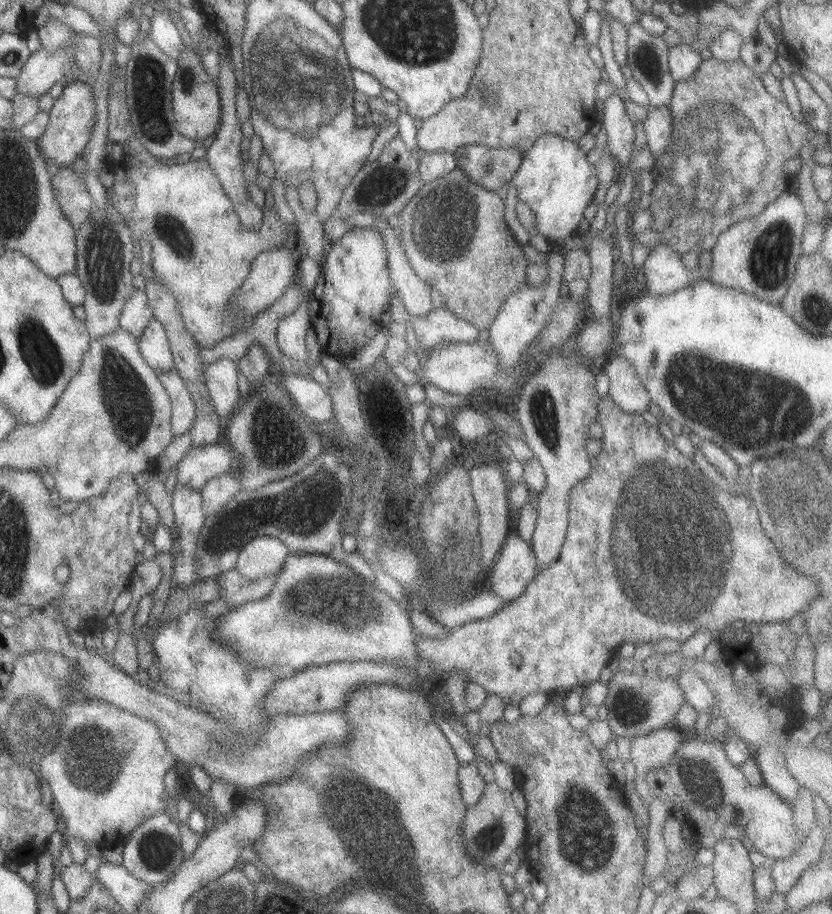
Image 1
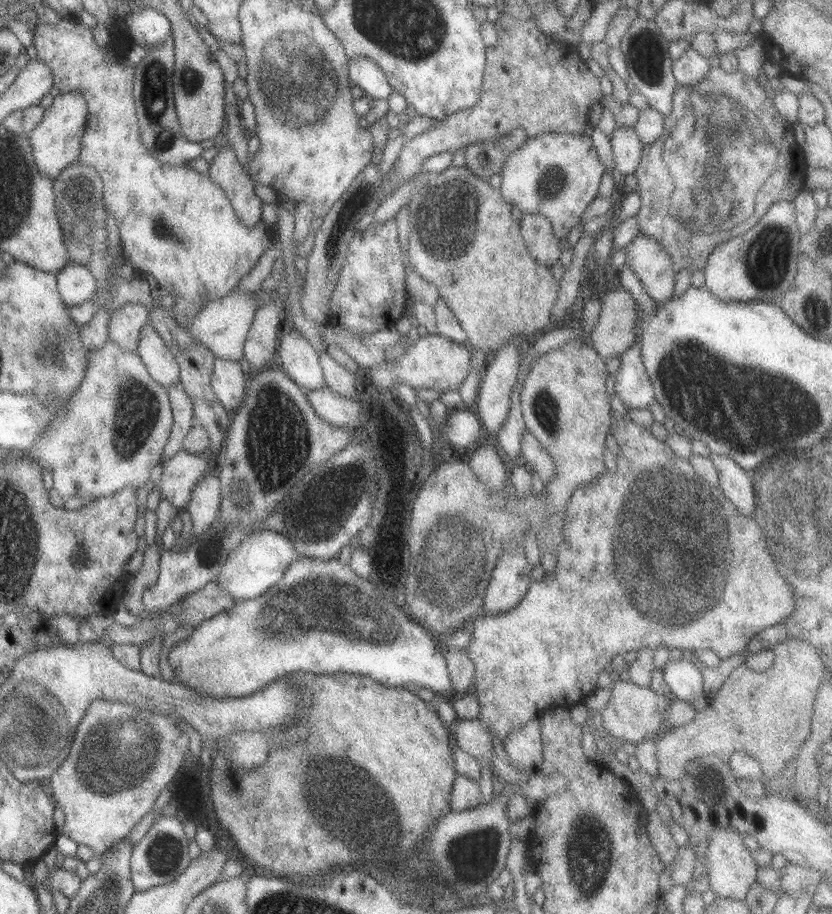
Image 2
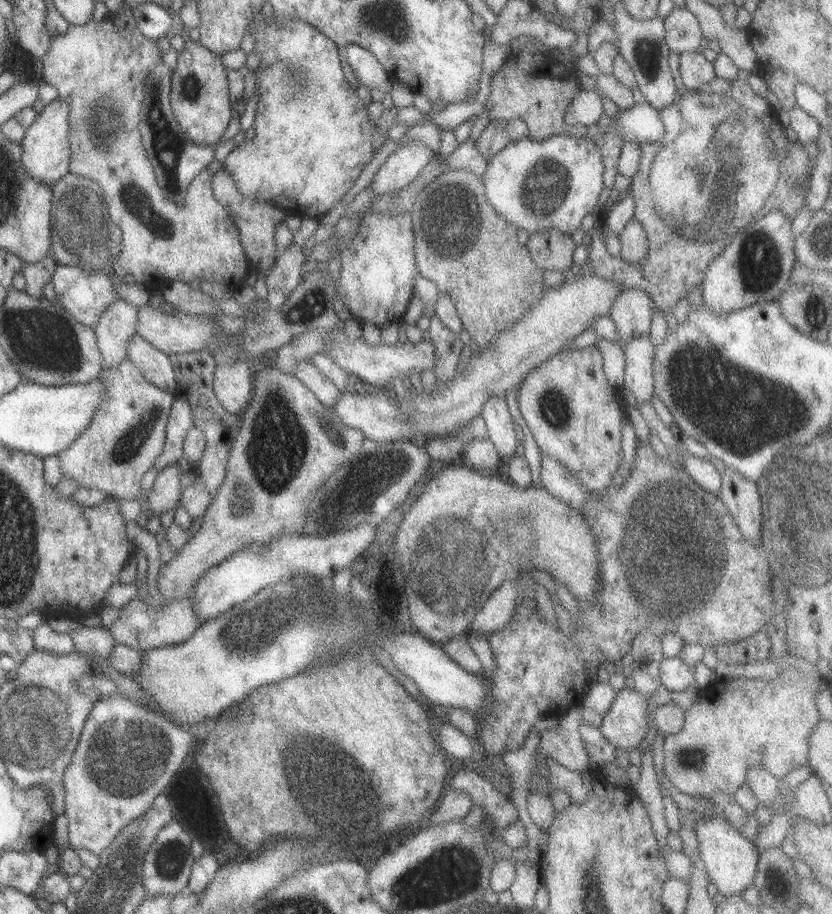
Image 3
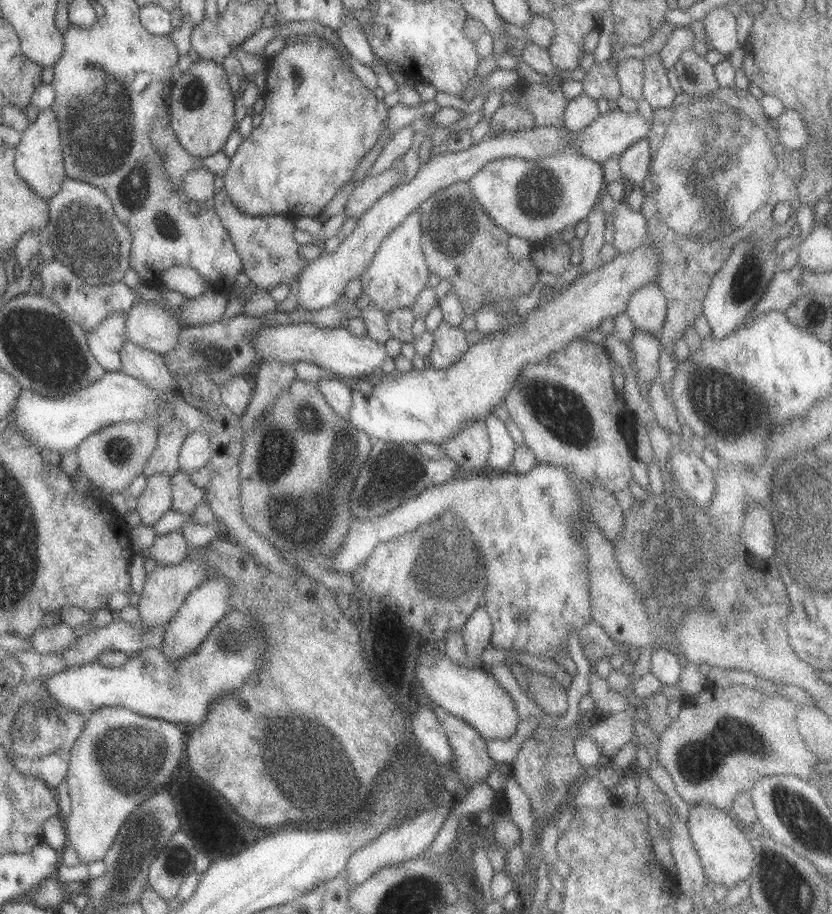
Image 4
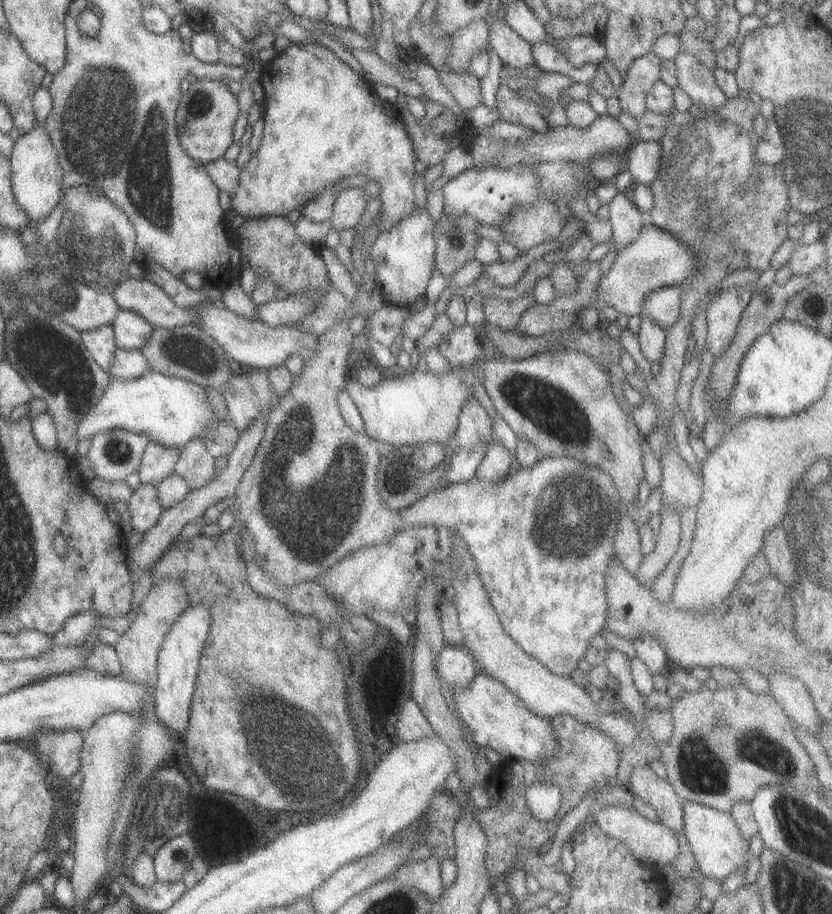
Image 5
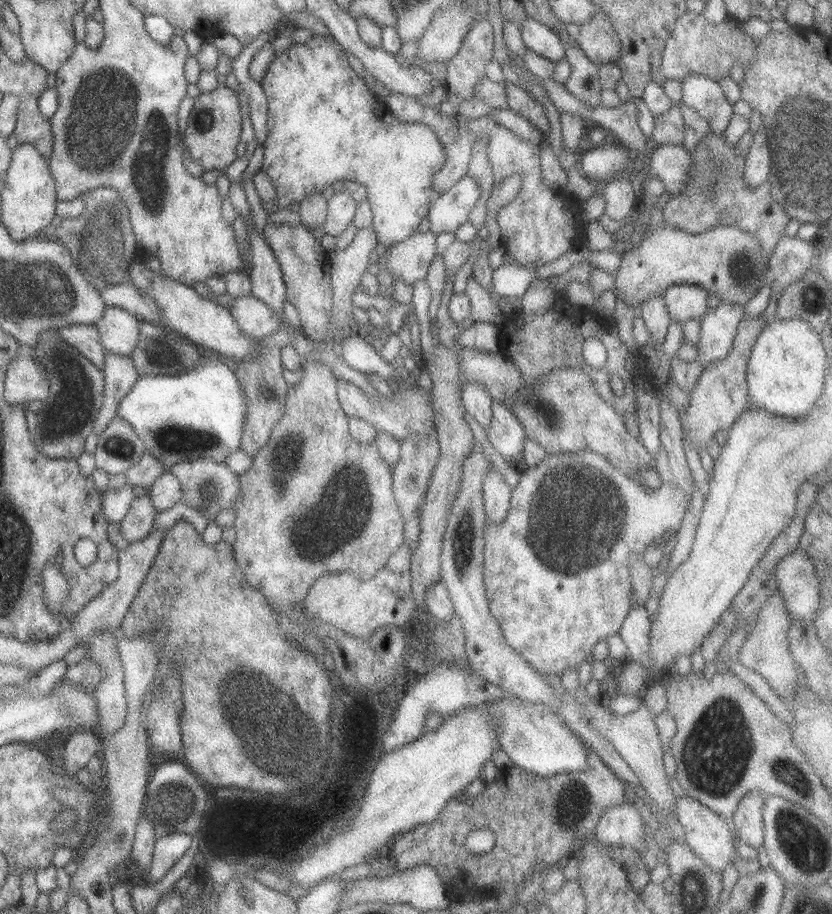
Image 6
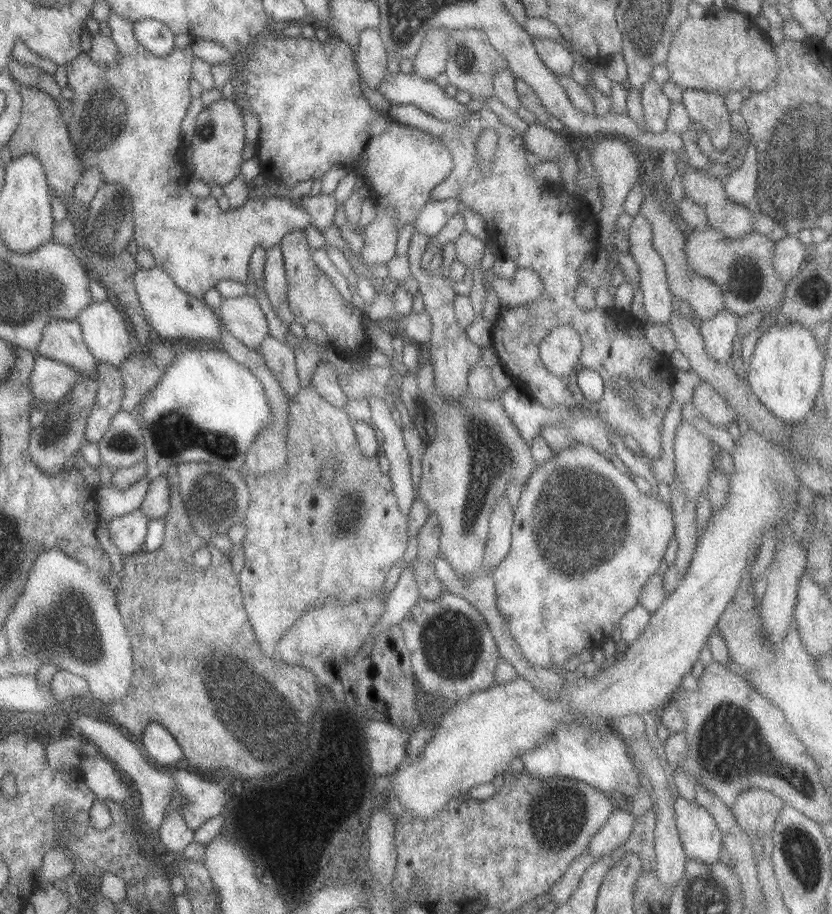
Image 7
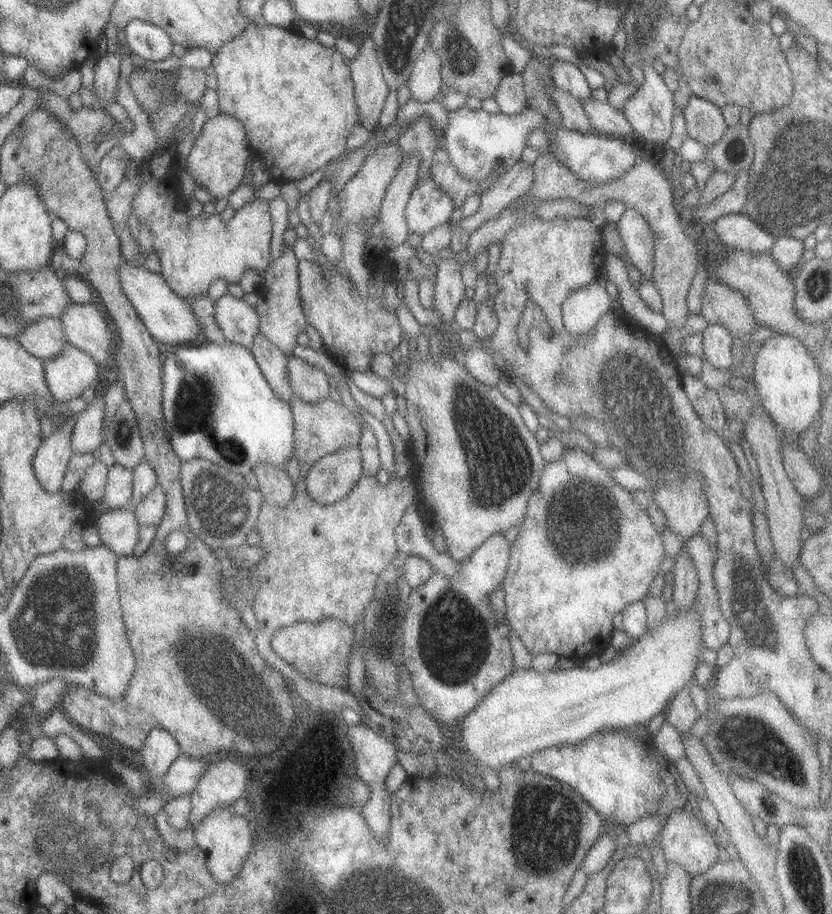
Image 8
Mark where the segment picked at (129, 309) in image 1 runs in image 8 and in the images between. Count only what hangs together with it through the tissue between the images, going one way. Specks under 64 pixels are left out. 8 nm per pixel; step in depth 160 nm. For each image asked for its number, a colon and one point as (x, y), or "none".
2: (124, 322)
3: (114, 328)
4: (103, 342)
5: (99, 343)
6: (84, 339)
7: (61, 340)
8: (43, 339)

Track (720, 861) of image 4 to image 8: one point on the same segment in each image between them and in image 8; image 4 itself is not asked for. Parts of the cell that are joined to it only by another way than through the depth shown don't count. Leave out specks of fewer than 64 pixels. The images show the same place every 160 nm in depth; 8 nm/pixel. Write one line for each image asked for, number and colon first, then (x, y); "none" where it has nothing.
5: (718, 849)
6: (710, 838)
7: (700, 839)
8: (684, 841)

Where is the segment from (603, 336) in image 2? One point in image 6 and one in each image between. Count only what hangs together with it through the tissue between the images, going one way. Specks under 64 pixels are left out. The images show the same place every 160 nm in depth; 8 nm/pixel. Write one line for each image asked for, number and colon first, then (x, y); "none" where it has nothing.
3: (631, 311)
4: (646, 307)
5: (662, 306)
6: (683, 301)

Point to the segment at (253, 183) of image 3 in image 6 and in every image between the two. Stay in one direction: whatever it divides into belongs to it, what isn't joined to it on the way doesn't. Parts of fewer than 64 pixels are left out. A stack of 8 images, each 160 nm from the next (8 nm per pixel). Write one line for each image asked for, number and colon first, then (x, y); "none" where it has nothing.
4: (318, 121)
5: (322, 122)
6: (308, 86)

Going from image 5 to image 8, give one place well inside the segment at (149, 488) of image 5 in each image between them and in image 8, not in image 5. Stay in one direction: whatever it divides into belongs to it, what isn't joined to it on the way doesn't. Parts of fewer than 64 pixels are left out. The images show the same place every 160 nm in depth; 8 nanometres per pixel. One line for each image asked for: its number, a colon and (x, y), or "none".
6: (136, 523)
7: (126, 532)
8: (117, 529)

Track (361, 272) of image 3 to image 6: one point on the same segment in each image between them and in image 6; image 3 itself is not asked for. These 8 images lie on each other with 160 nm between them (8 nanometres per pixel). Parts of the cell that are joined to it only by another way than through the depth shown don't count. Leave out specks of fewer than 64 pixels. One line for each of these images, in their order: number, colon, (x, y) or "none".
4: (396, 274)
5: (403, 256)
6: (408, 261)

